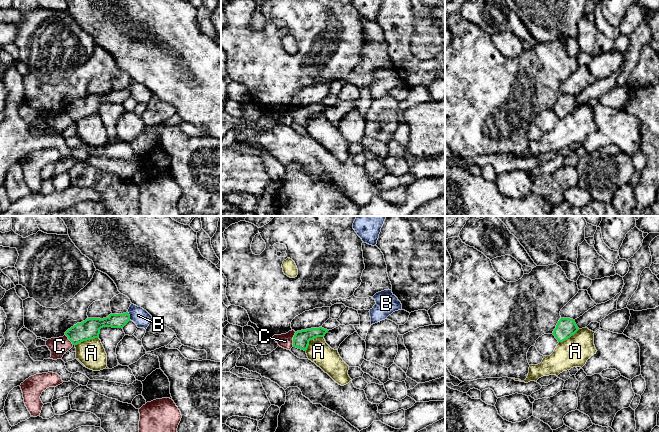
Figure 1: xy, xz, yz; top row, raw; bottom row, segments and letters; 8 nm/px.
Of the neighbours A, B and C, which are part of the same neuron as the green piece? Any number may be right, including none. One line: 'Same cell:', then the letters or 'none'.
Same cell: none

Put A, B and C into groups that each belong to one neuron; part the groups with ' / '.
A / B / C

